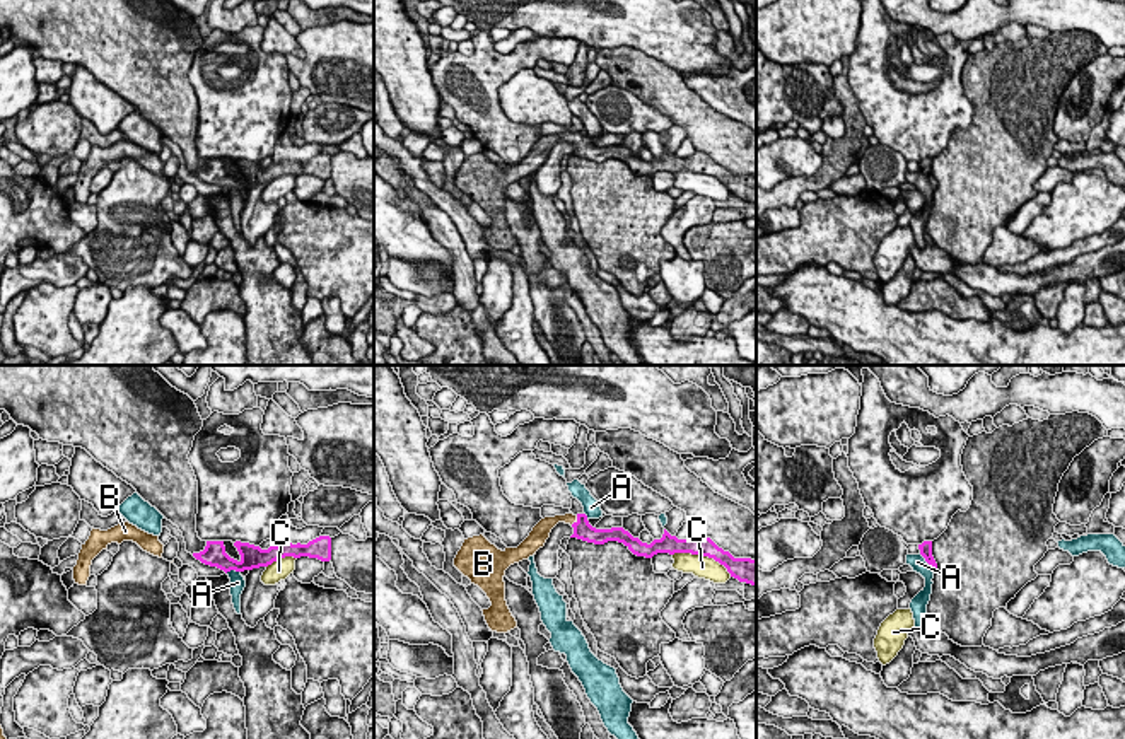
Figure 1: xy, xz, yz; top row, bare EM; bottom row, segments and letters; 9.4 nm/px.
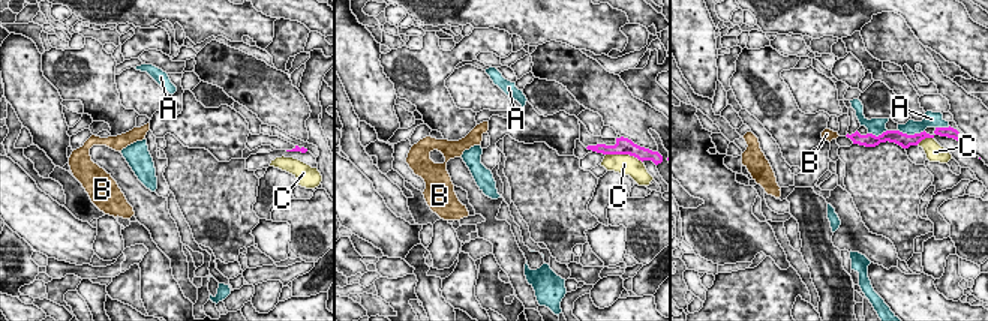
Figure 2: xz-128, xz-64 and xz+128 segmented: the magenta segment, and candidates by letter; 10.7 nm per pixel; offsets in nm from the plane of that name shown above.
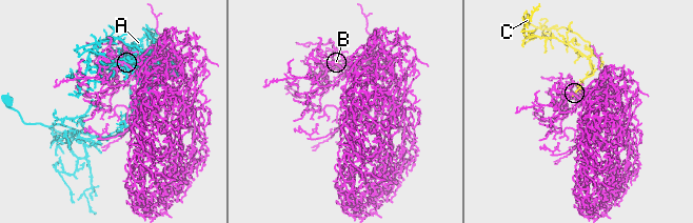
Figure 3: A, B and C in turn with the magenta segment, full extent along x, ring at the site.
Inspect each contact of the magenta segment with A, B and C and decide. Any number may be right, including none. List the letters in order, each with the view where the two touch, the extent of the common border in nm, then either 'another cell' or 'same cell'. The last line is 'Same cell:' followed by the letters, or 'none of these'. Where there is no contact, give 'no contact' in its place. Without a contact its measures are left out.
A: yz | 240 nm | another cell
B: xz | 120 nm | same cell
C: xz | 600 nm | another cell
Same cell: B

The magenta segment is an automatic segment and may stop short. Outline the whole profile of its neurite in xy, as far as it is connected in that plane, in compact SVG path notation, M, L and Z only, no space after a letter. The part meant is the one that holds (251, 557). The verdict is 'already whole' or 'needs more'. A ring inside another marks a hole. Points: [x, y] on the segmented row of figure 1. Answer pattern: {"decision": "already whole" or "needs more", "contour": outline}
{"decision": "already whole", "contour": "M319 536L307 544L292 544L292 543L280 543L278 546L271 544L268 550L261 550L259 546L236 541L234 546L237 548L241 560L234 560L225 553L224 541L207 541L207 546L200 553L193 553L196 560L205 565L217 567L225 573L230 570L244 572L259 567L268 567L273 562L285 558L285 556L309 556L318 558L321 562L331 560L331 538Z"}

